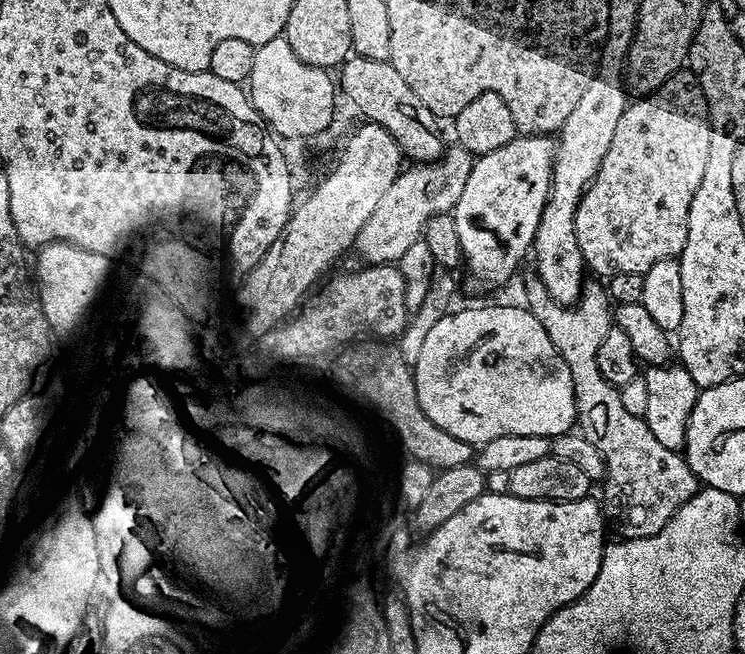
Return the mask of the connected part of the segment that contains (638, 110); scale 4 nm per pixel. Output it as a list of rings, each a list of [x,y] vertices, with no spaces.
[[[690,70],[676,72],[664,83],[657,92],[636,98],[624,109],[622,118],[618,118],[618,126],[614,129],[614,138],[610,141],[610,150],[606,150],[606,158],[602,158],[602,166],[598,166],[598,174],[588,185],[584,197],[576,211],[575,230],[578,238],[578,246],[584,255],[584,263],[592,268],[597,277],[607,278],[616,272],[646,273],[654,262],[662,262],[679,257],[680,252],[686,246],[686,234],[688,233],[688,219],[690,218],[690,202],[694,202],[694,194],[698,186],[702,186],[702,174],[706,174],[706,162],[710,158],[710,134],[712,125],[708,119],[708,103],[704,100],[704,91],[698,82],[698,78]]]

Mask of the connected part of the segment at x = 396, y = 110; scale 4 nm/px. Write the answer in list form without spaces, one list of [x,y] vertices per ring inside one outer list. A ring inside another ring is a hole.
[[[351,55],[338,69],[339,91],[349,102],[364,115],[369,124],[382,126],[398,142],[401,153],[409,156],[412,162],[427,162],[438,160],[446,151],[446,143],[440,137],[441,121],[422,103],[422,98],[410,90],[410,86],[394,70],[391,60],[378,58],[362,58]],[[340,75],[340,76],[339,76]]]

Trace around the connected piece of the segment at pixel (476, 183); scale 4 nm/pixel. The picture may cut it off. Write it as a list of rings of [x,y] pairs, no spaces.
[[[516,135],[506,146],[490,150],[490,154],[476,156],[472,161],[470,178],[466,178],[466,187],[462,198],[458,198],[452,212],[454,223],[458,228],[458,241],[463,252],[463,267],[476,280],[484,284],[504,284],[520,268],[524,255],[536,243],[538,222],[542,210],[548,201],[552,185],[552,161],[556,159],[556,140],[551,135],[525,136]]]

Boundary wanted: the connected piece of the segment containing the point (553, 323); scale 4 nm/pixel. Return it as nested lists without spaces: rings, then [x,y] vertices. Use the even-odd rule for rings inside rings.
[[[529,274],[524,280],[524,296],[528,299],[526,301],[528,311],[534,314],[534,318],[538,318],[538,322],[542,322],[546,334],[550,334],[550,342],[554,342],[566,366],[570,366],[570,378],[576,387],[576,419],[579,431],[587,440],[594,442],[594,446],[598,446],[604,459],[606,479],[602,484],[604,487],[602,507],[605,517],[611,523],[612,520],[616,523],[616,528],[620,531],[619,535],[624,538],[658,534],[674,518],[675,512],[695,495],[698,481],[683,455],[674,450],[666,450],[666,446],[662,446],[662,442],[654,438],[643,415],[623,406],[620,397],[621,389],[608,382],[602,376],[602,370],[598,368],[598,350],[601,349],[608,331],[614,327],[614,308],[610,303],[607,287],[599,279],[589,279],[579,300],[569,306],[557,302],[546,290],[539,276]]]

